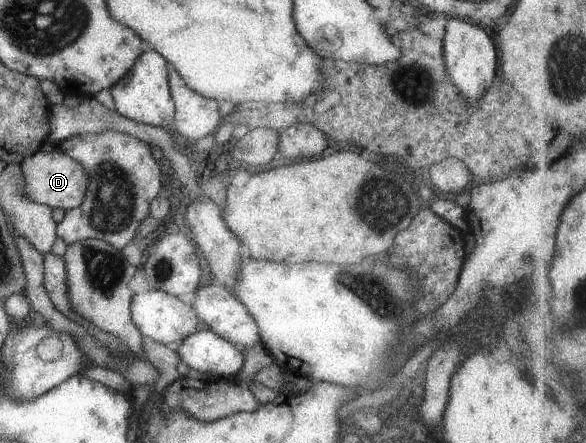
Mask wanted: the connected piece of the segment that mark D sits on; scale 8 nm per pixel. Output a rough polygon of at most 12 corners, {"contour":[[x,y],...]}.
{"contour":[[57,149],[20,164],[27,200],[72,210],[85,173]]}

